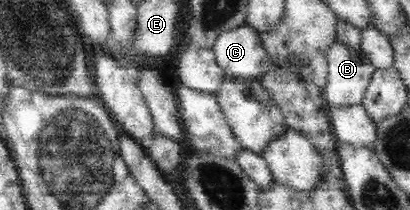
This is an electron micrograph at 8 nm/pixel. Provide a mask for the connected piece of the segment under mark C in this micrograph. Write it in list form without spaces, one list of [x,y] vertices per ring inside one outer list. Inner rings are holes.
[[[245,25],[226,29],[211,47],[217,67],[238,79],[255,79],[270,68],[255,30]]]

